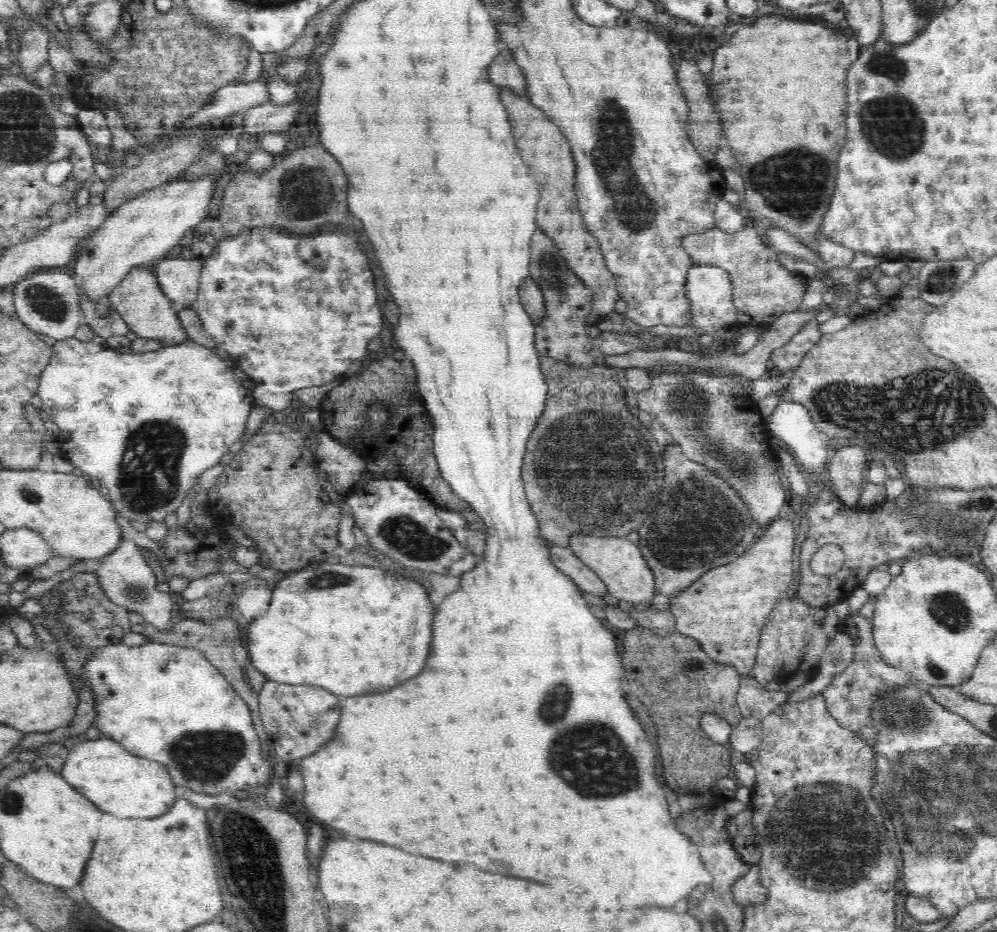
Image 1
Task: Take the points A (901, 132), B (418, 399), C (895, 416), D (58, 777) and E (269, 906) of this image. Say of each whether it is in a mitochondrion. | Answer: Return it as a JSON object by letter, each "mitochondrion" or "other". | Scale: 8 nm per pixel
{"A":"mitochondrion","B":"other","C":"mitochondrion","D":"other","E":"mitochondrion"}

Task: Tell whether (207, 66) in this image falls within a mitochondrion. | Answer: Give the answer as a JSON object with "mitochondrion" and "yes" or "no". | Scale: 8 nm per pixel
{"mitochondrion":"no"}

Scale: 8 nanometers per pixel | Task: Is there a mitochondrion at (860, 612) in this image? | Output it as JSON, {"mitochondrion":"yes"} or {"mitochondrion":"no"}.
{"mitochondrion":"no"}

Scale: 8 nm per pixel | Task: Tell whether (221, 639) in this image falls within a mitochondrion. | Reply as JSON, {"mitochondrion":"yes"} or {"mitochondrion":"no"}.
{"mitochondrion":"yes"}

